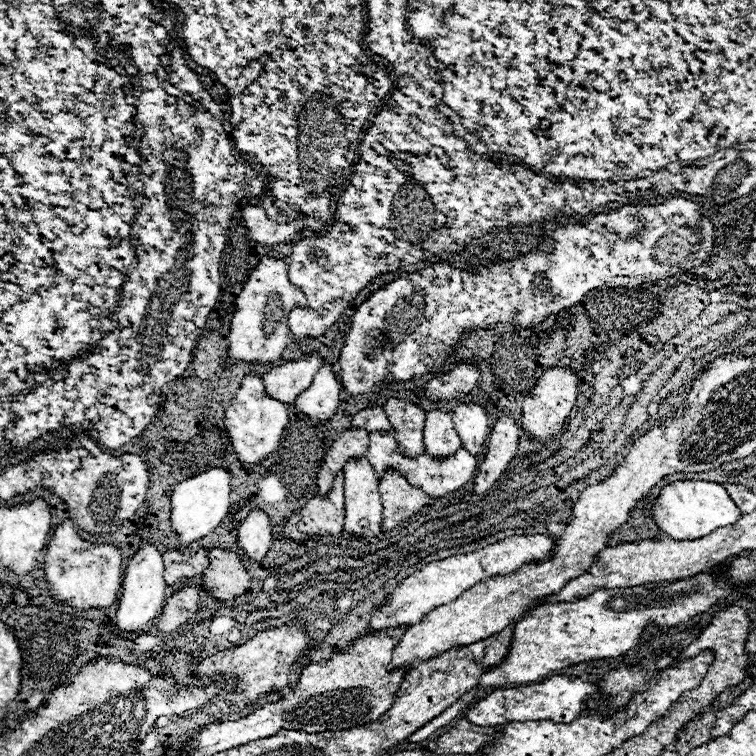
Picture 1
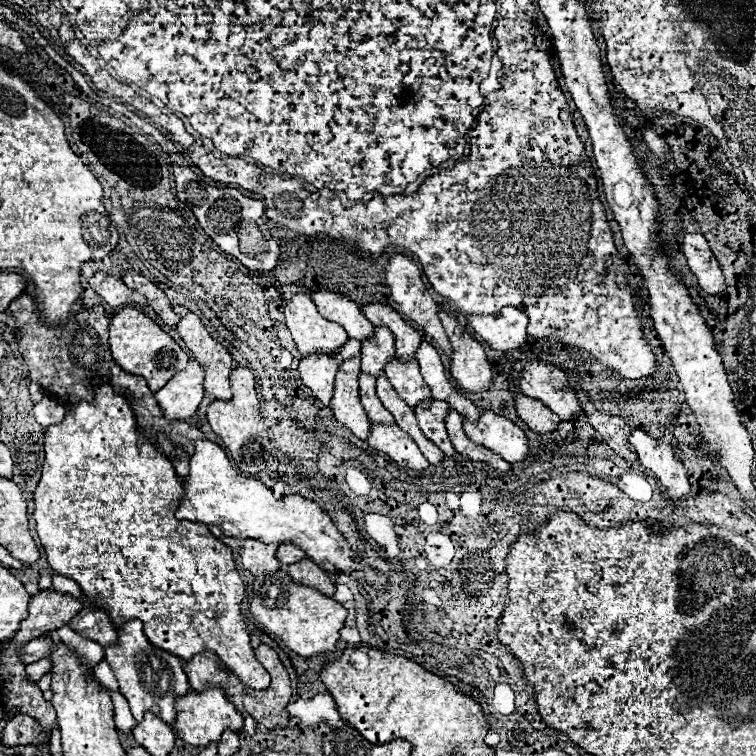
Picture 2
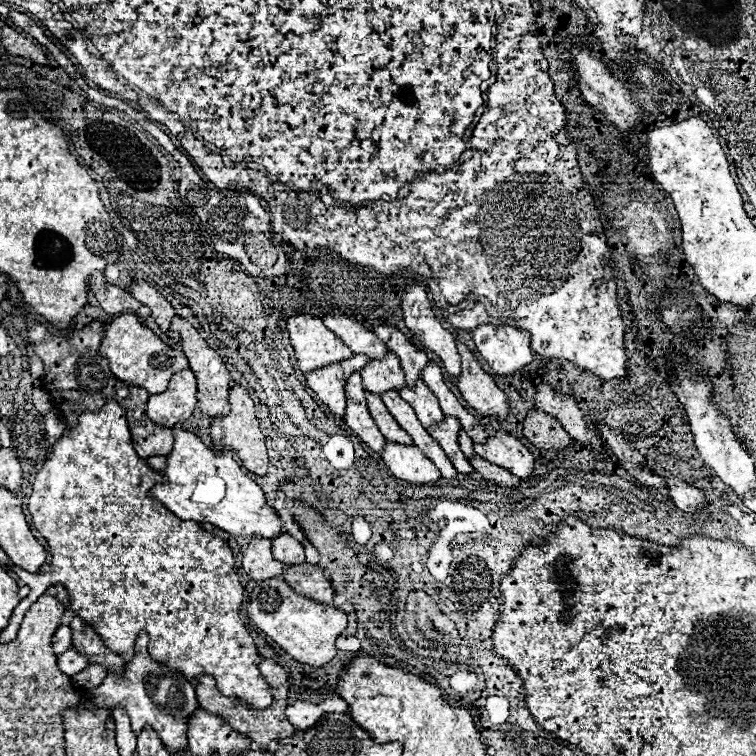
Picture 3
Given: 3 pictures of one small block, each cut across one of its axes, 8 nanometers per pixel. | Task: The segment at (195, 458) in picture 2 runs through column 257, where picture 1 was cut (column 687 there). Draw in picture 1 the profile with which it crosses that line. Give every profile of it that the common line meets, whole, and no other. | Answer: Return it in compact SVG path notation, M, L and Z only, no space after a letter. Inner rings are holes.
M680 480L666 484L652 508L652 520L656 526L666 532L674 540L696 540L702 538L716 528L730 526L740 518L740 512L728 492L716 484L716 482L704 482L704 480Z

